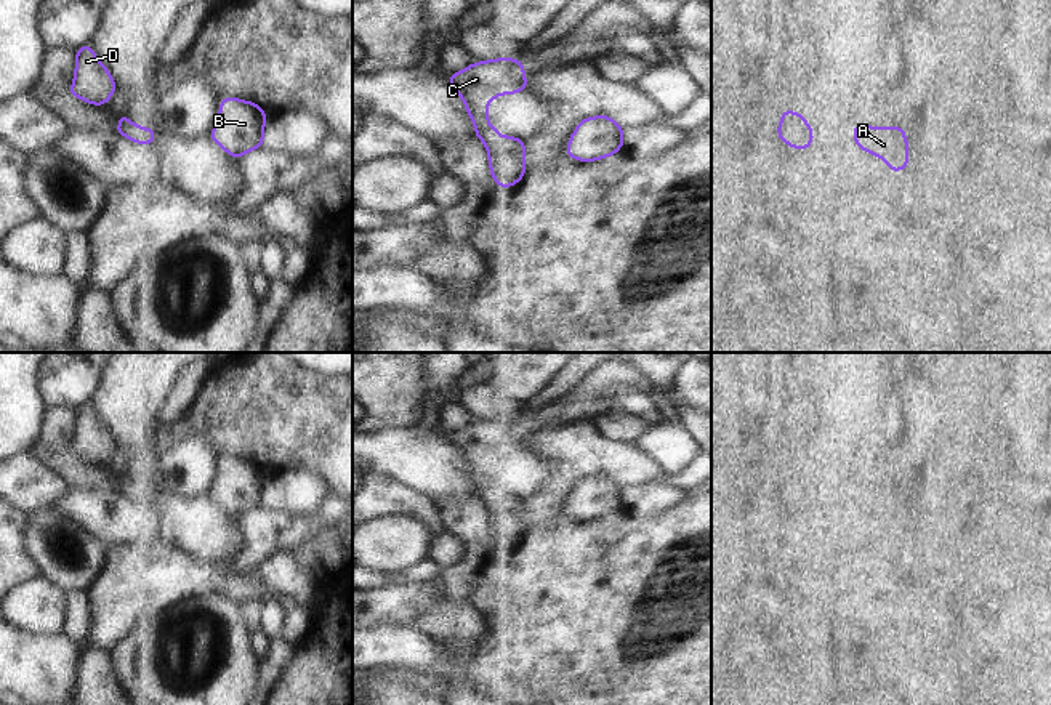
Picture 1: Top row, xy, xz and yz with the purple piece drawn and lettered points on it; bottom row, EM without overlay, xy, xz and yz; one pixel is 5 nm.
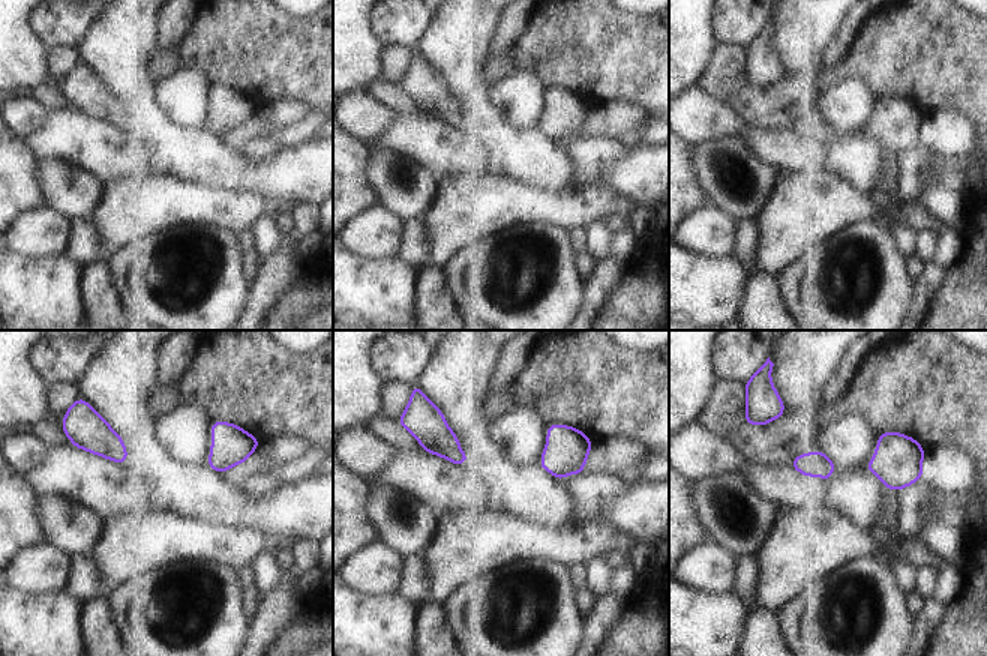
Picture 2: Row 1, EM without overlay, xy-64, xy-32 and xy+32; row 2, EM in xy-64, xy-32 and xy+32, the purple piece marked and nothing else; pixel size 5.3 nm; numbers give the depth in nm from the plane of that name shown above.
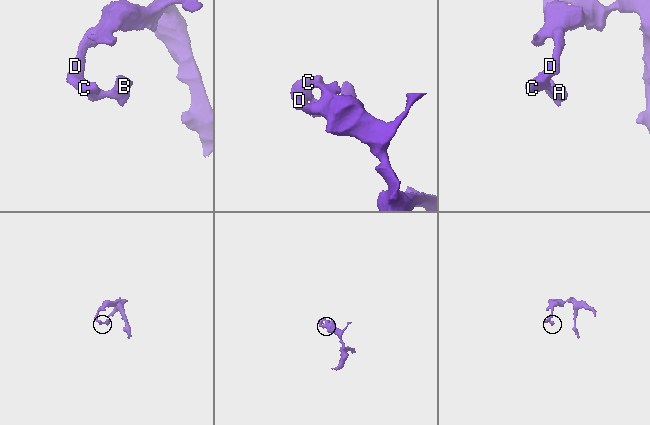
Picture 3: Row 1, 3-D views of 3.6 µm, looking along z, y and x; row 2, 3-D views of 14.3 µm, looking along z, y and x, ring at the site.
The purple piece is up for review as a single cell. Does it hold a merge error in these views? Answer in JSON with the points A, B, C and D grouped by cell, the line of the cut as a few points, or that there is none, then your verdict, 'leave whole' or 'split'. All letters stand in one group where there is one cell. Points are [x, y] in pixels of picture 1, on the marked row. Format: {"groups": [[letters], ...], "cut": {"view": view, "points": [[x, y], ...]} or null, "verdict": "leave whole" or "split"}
{"groups": [["A", "B", "C", "D"]], "cut": null, "verdict": "leave whole"}

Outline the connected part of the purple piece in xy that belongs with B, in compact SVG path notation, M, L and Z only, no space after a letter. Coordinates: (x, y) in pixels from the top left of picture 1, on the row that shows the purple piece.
M221 98L218 120L208 139L236 160L263 146L268 114L255 103Z

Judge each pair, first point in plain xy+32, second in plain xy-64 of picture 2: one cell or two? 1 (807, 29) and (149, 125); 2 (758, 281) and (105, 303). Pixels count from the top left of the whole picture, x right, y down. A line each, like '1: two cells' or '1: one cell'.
1: one cell
2: one cell

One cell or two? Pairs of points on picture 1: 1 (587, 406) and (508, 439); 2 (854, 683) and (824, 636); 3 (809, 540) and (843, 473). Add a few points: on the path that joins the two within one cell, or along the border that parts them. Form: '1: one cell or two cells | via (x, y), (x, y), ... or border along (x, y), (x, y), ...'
1: one cell | via (567, 409), (527, 428)
2: one cell | via (838, 683), (832, 678), (829, 652)
3: two cells | border along (854, 503), (830, 515), (824, 515), (811, 507)

